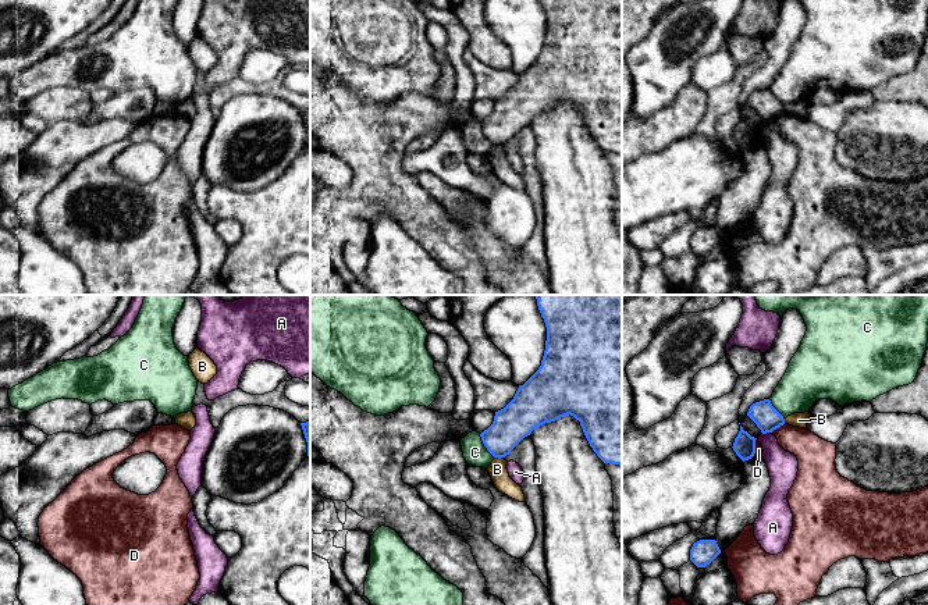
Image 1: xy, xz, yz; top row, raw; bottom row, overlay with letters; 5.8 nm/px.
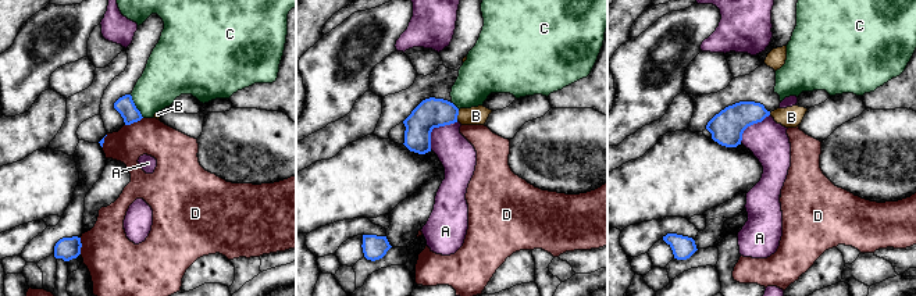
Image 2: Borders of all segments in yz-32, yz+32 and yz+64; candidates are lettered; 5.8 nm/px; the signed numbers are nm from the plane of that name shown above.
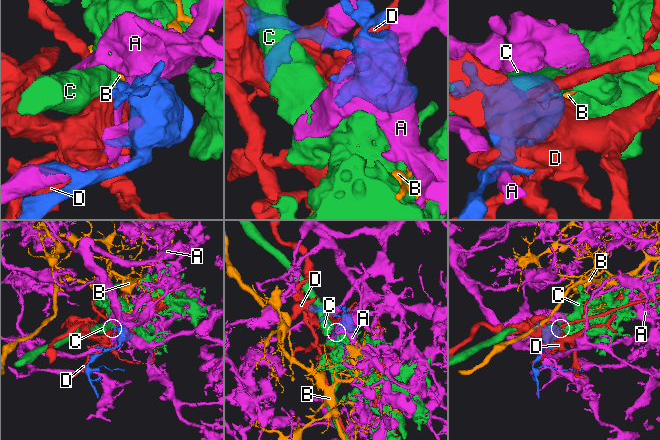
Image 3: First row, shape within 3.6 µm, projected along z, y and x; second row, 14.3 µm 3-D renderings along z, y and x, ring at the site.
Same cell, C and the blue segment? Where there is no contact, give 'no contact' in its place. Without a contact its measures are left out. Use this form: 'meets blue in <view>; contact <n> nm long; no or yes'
meets blue in xz; contact 170 nm long; no

